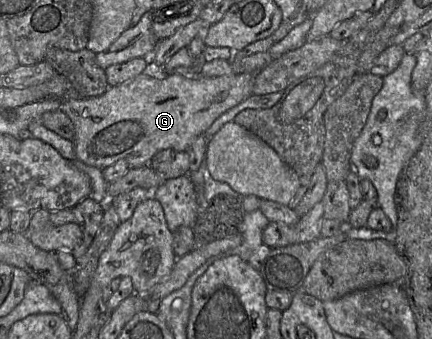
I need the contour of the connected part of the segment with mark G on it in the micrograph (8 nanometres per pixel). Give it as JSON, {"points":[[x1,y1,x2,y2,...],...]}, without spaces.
{"points":[[150,69,132,80,122,83,113,87,109,87,108,90,100,96,96,97,67,97,61,100,61,106,59,107,64,113,66,113,74,124,74,147,76,153,76,159,83,162,86,165,104,169,119,159,125,159,130,167,140,167,149,165,153,156,163,149,173,149,175,151,186,151,192,141,199,135,203,135,205,131,213,124,213,122,224,114,229,109,235,107,247,97,252,95,252,88,254,83,254,74,242,73,224,75,211,78,193,79,177,75,174,73,159,73,157,70]]}

